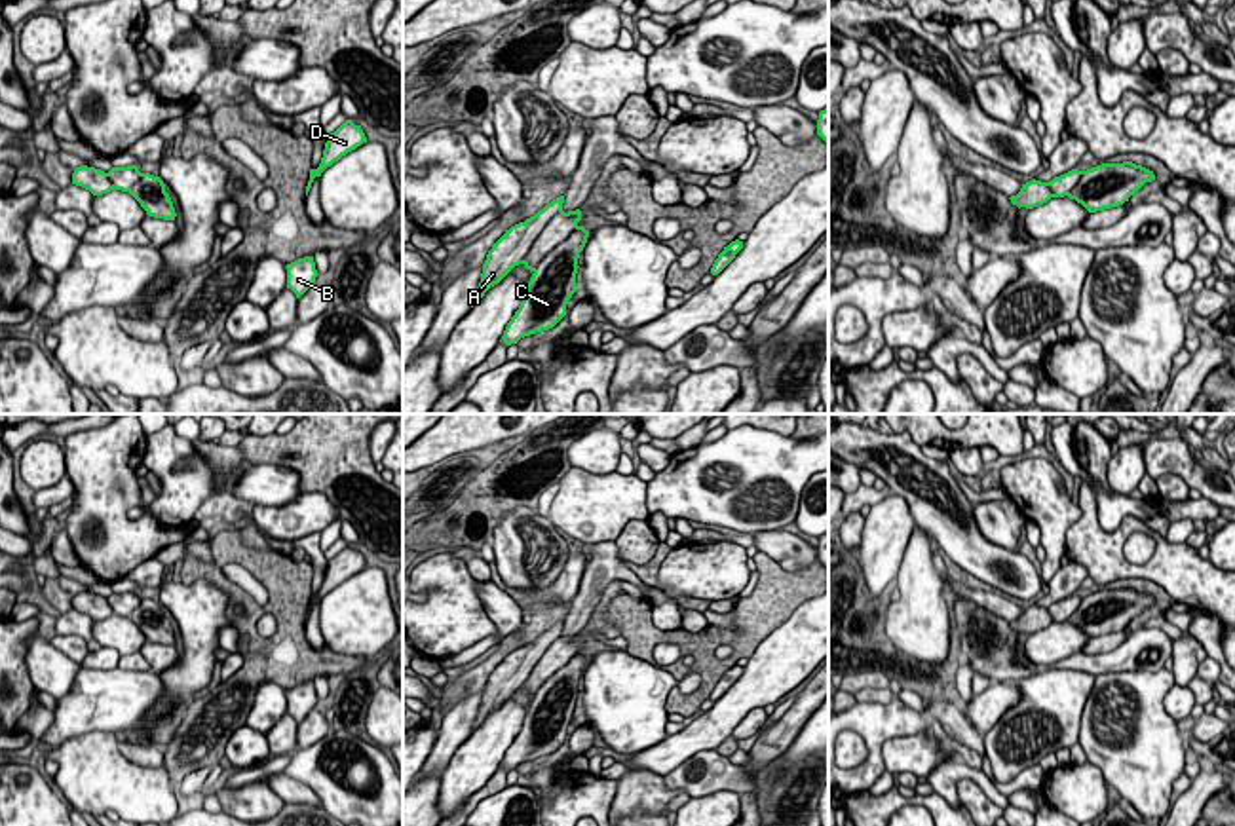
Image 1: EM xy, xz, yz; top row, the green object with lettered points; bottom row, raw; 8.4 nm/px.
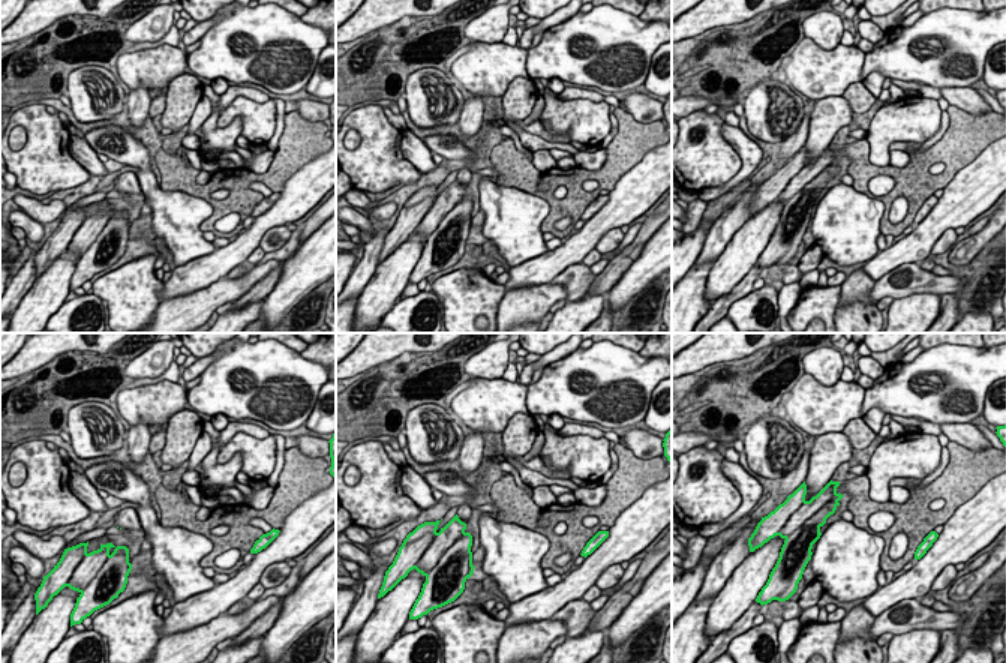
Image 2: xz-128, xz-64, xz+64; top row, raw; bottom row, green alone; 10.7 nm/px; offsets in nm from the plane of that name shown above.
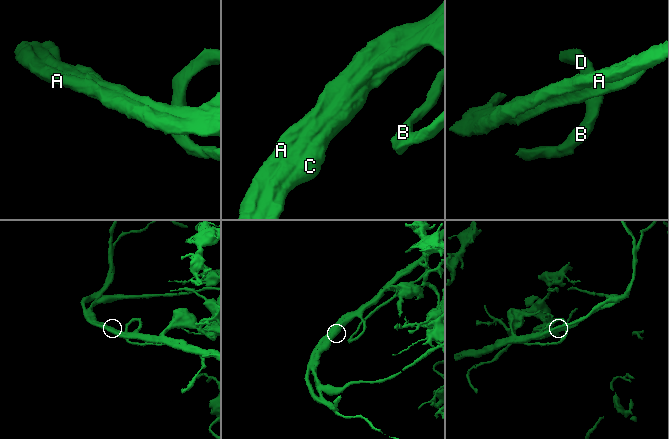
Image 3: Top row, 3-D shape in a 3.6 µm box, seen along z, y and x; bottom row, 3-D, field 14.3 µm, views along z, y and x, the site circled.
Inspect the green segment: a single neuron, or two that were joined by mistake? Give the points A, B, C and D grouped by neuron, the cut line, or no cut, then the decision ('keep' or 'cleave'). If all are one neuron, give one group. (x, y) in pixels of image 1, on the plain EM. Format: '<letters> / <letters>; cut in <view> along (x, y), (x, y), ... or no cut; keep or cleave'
A B C D; no cut; keep

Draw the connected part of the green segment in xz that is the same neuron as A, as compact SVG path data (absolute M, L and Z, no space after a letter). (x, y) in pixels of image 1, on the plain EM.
M564 621L505 655L486 680L471 733L515 691L522 689L532 697L522 727L500 765L505 771L553 754L566 741L566 729L576 718L578 684L589 657L578 649L581 636L564 638L562 629Z

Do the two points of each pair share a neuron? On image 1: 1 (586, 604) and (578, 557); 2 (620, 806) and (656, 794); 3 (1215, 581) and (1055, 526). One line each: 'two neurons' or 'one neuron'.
1: two neurons
2: one neuron
3: two neurons

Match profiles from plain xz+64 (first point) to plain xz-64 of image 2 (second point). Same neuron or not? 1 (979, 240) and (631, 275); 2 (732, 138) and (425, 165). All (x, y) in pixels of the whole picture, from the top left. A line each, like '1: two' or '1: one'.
1: two
2: one

